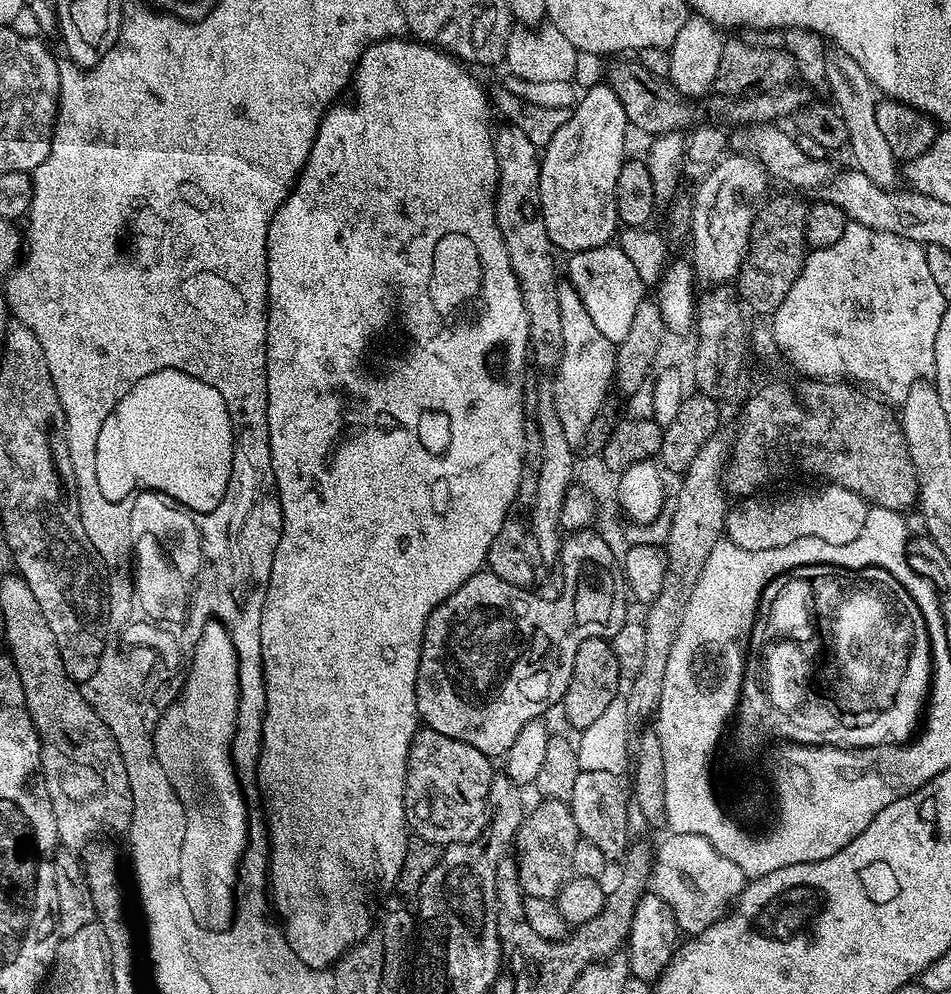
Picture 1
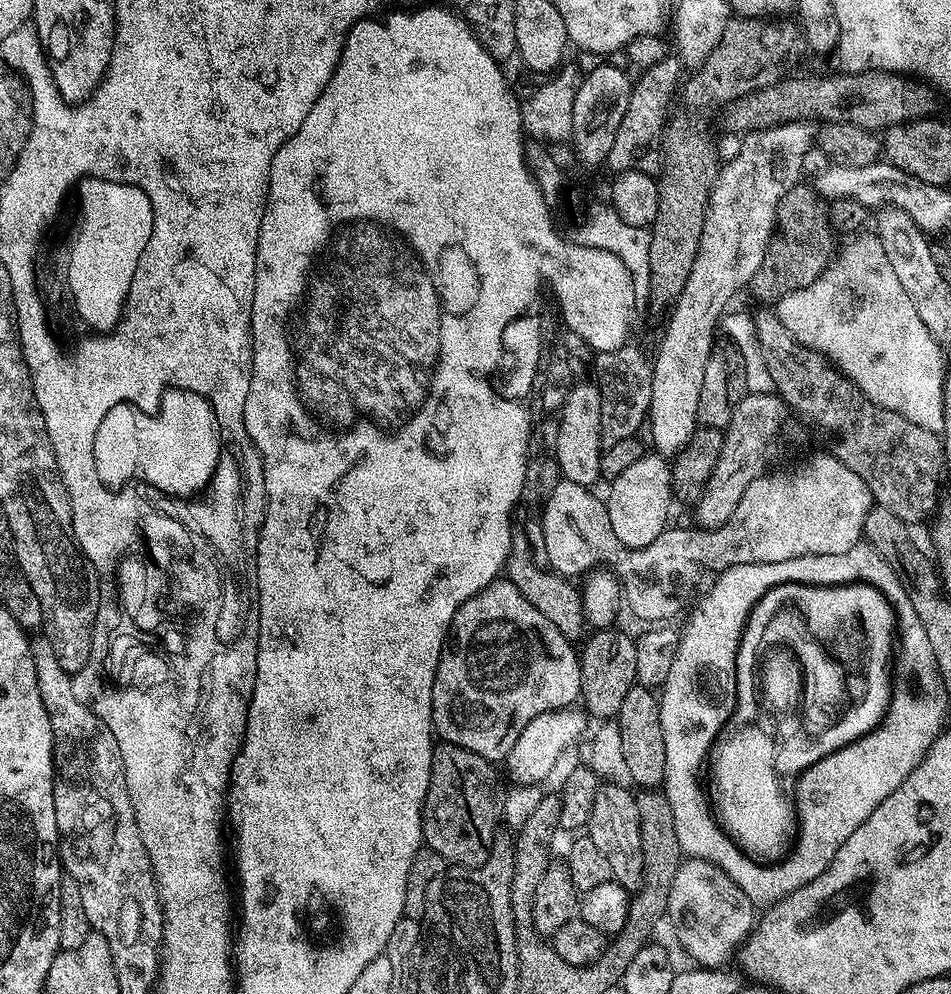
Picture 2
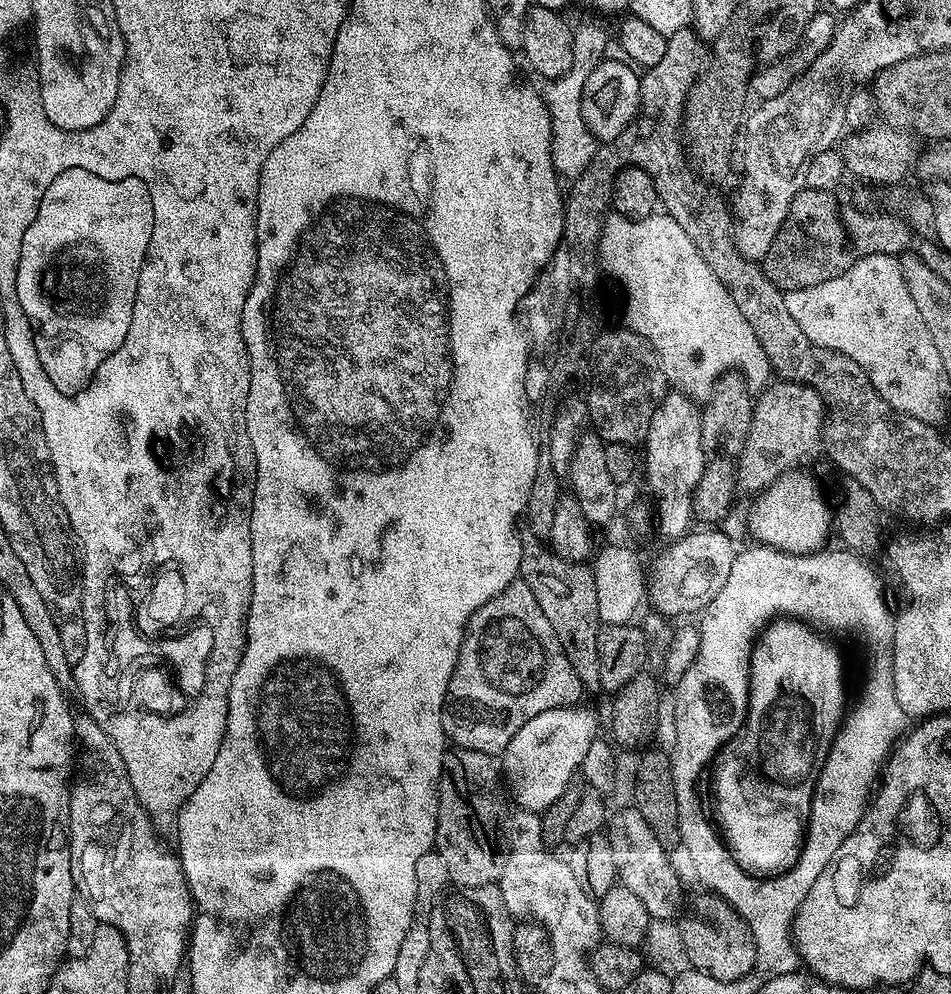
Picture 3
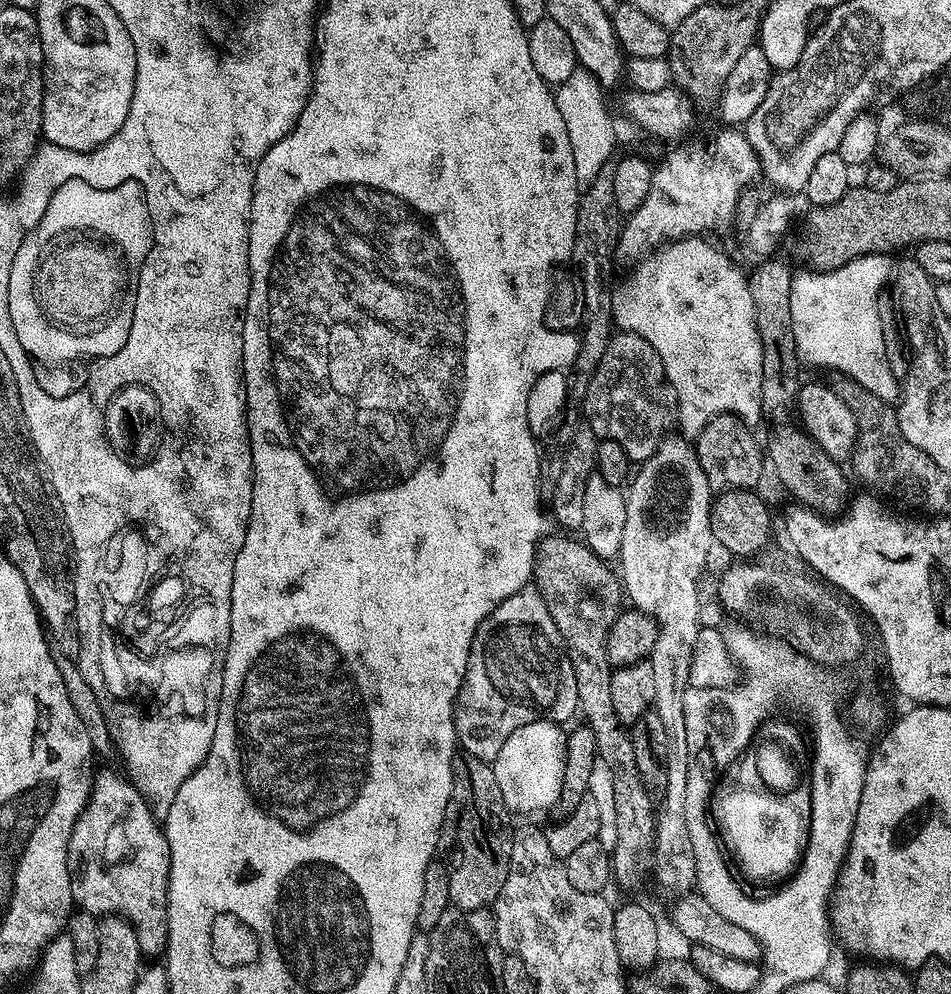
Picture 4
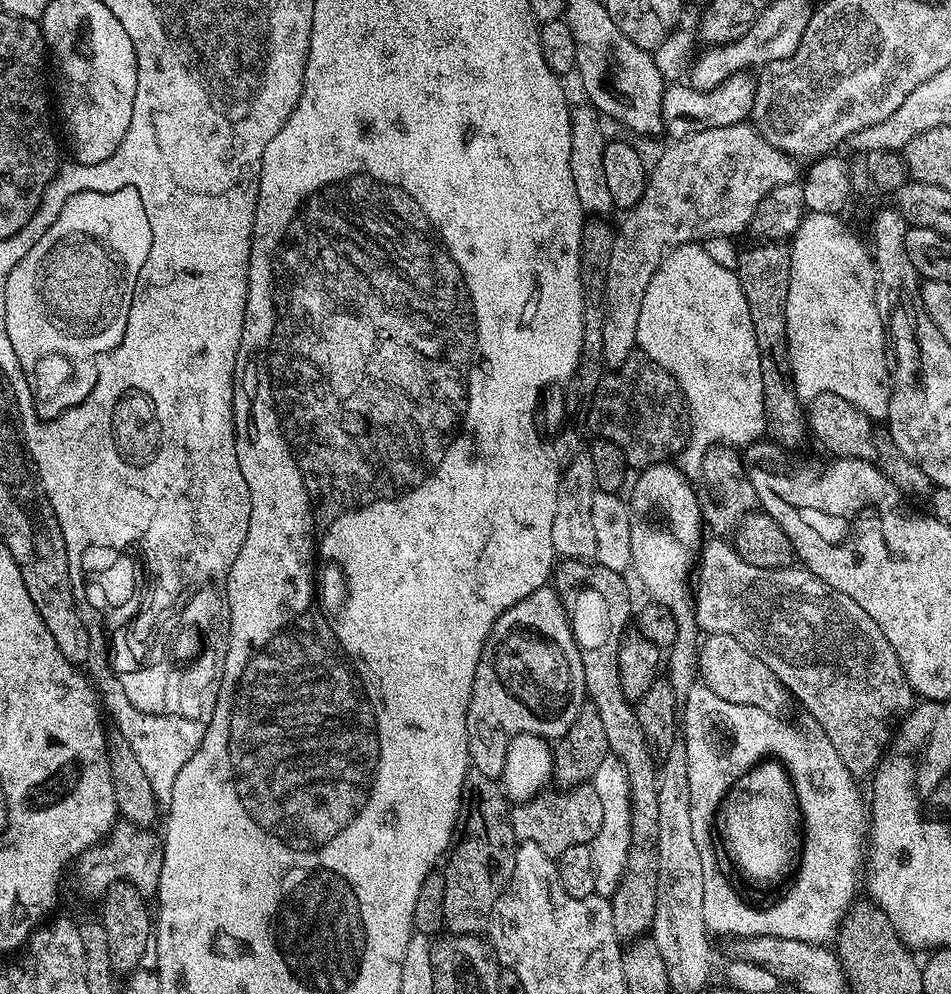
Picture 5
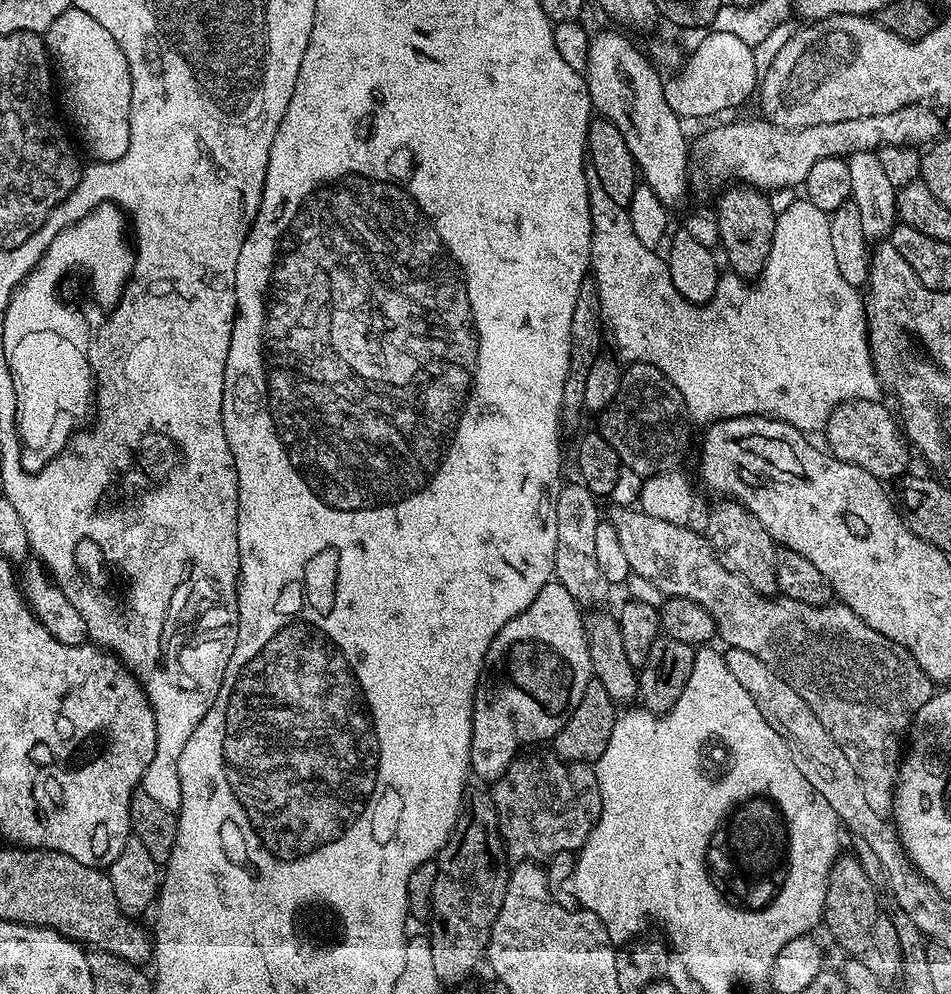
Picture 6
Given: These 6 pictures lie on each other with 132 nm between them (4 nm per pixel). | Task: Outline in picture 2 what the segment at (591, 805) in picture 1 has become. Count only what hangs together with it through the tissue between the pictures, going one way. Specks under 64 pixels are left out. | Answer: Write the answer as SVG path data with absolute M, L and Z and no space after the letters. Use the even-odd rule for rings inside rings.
M601 783L594 794L594 806L586 825L586 835L602 850L610 862L612 879L623 888L636 890L644 882L642 839L639 833L639 816L635 795L627 792L624 784Z

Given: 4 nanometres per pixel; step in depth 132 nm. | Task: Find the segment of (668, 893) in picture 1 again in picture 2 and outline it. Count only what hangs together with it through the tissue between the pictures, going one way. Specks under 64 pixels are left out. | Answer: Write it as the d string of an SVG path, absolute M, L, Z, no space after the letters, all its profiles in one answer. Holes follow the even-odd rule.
M688 858L681 863L678 874L674 874L674 886L670 886L670 898L668 899L667 919L672 920L672 928L676 931L676 936L680 939L680 944L697 960L697 965L703 966L708 970L716 970L728 959L733 959L734 953L743 945L748 938L748 933L754 927L754 905L750 898L730 878L726 870L718 867L709 860L699 860L697 858Z

